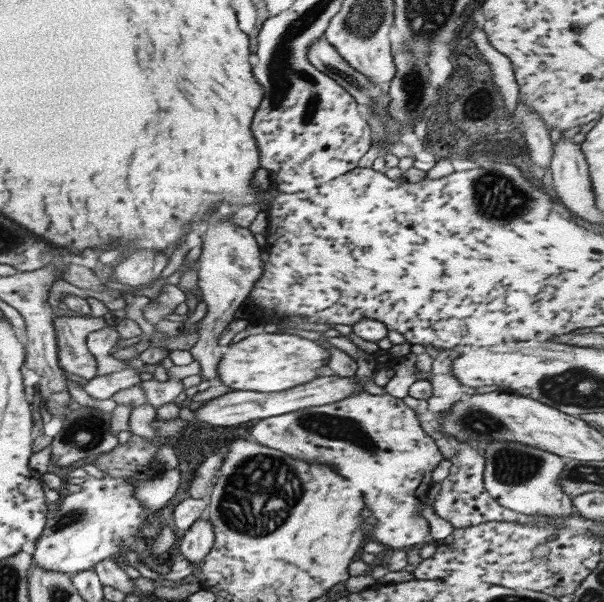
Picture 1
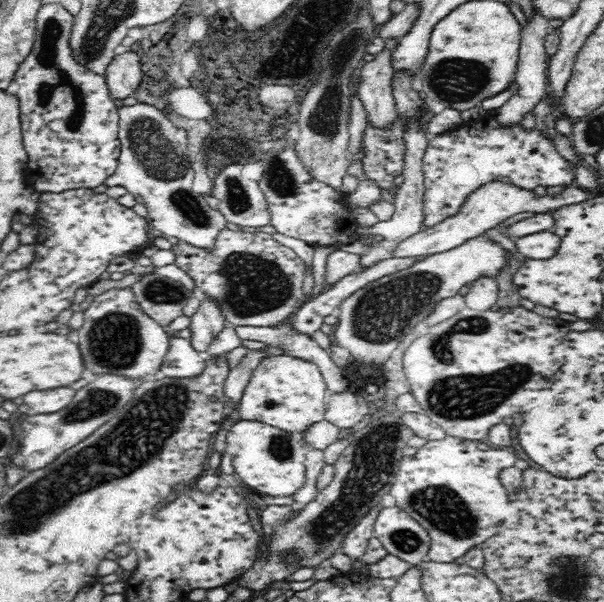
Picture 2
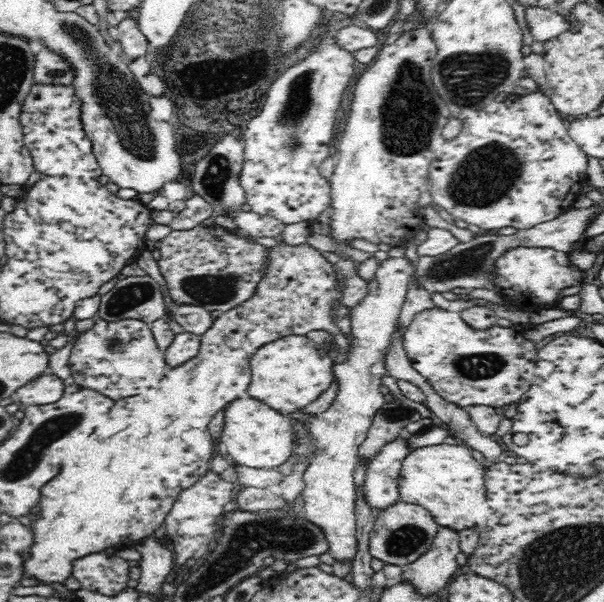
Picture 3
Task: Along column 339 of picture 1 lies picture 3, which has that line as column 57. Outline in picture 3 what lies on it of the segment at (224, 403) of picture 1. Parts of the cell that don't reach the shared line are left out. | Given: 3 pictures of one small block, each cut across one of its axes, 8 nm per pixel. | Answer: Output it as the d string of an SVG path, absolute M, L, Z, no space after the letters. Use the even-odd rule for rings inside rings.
M42 374L16 390L16 396L20 398L22 407L50 404L62 396L64 389L64 382L58 376Z

